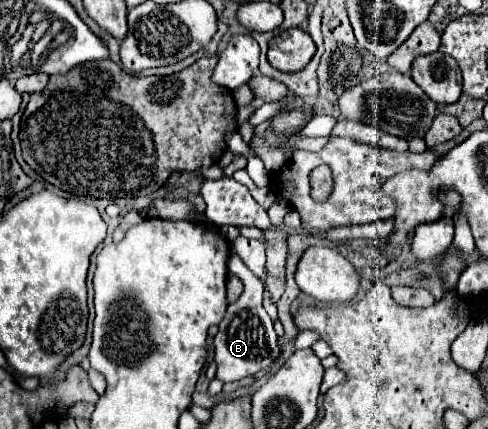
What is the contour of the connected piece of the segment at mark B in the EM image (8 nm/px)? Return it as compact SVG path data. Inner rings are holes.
M230 251L228 269L230 269L230 273L240 277L240 281L244 283L244 293L240 295L238 301L228 305L228 311L226 311L222 323L218 325L220 331L214 337L214 361L218 365L216 377L224 383L256 375L258 371L268 369L280 355L274 323L262 307L262 291L264 291L262 281L240 261L240 257L234 251Z

